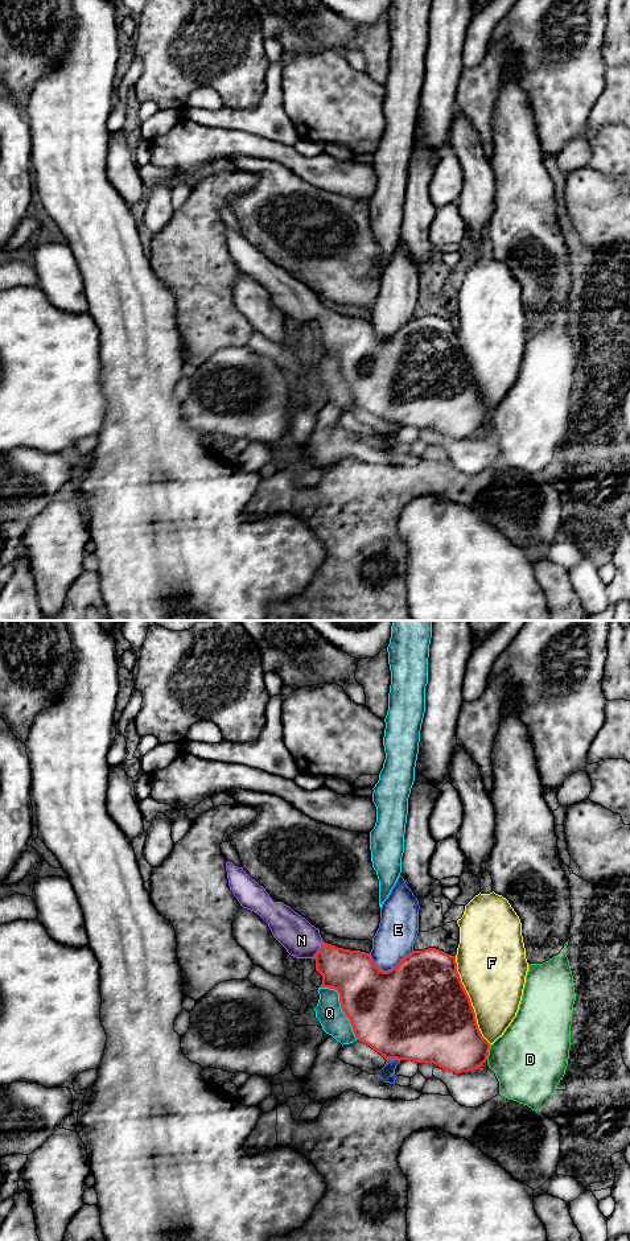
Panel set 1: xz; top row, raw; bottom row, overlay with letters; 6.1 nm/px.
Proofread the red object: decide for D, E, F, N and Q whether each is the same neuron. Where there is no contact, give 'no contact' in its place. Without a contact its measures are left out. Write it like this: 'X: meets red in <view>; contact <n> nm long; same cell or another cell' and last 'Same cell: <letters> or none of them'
D: meets red in xz; contact 100 nm long; another cell
E: meets red in xz; contact 280 nm long; another cell
F: meets red in xz; contact 600 nm long; another cell
N: meets red in xz; contact 120 nm long; same cell
Q: meets red in xz; contact 400 nm long; another cell
Same cell: N

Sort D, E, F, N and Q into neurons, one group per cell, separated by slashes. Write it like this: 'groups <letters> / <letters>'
groups D / E / F / N / Q

